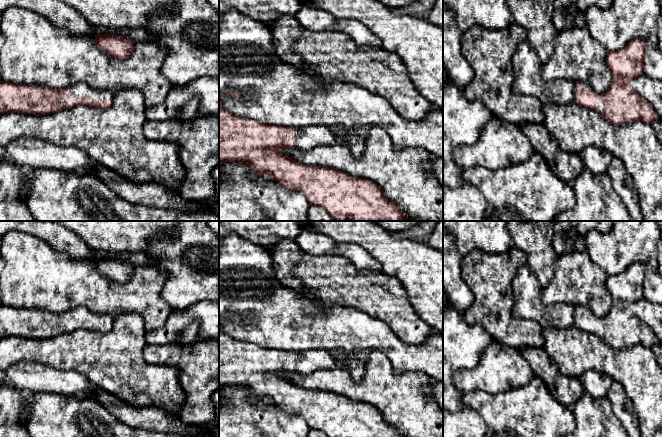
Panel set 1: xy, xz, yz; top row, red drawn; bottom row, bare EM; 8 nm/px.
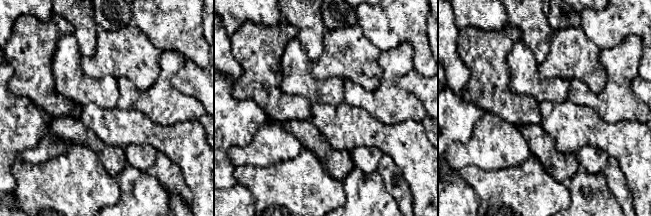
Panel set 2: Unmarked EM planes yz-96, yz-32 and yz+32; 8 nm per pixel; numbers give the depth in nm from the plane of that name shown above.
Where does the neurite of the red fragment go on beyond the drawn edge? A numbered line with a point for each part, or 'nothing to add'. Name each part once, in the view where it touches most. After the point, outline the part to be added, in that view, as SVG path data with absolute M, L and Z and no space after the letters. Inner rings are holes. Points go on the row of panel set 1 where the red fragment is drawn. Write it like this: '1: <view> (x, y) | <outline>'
1: xy (80, 89) | M77 83L75 85L68 86L71 95L75 97L89 96L93 100L113 100L114 94L109 90L93 89L86 83Z

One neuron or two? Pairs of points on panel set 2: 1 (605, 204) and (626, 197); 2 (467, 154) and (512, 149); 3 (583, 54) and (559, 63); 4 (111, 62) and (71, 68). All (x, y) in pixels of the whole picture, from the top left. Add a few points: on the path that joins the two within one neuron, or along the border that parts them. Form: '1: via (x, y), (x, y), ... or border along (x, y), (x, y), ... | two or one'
1: border along (605, 180), (615, 199), (621, 205) | two
2: via (478, 151), (501, 149) | one
3: via (577, 56), (571, 56), (565, 60) | one
4: border along (81, 55), (81, 68), (89, 76), (100, 79) | two

